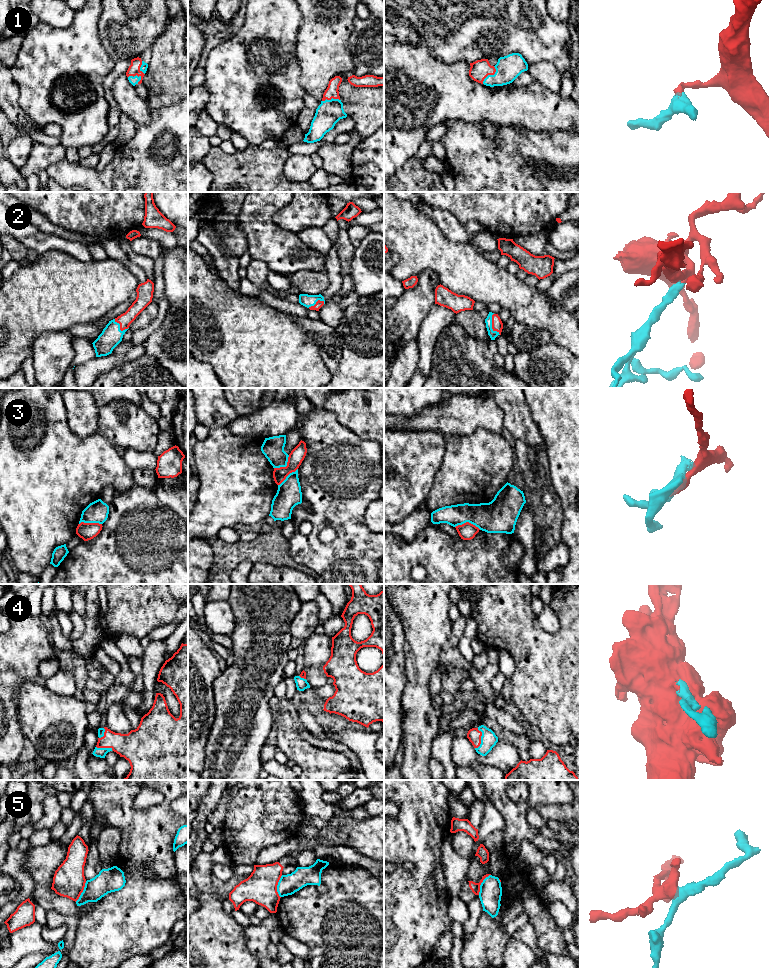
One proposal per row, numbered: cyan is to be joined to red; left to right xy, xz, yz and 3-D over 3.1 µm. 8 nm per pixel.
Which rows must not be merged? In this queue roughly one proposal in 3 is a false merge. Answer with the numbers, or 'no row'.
3, 5

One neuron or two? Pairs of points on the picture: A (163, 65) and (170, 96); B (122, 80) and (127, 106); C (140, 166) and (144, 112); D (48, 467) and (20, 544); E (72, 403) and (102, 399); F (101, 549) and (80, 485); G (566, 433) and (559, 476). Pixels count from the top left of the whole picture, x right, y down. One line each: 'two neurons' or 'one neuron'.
A: one neuron
B: one neuron
C: two neurons
D: one neuron
E: two neurons
F: two neurons
G: one neuron

